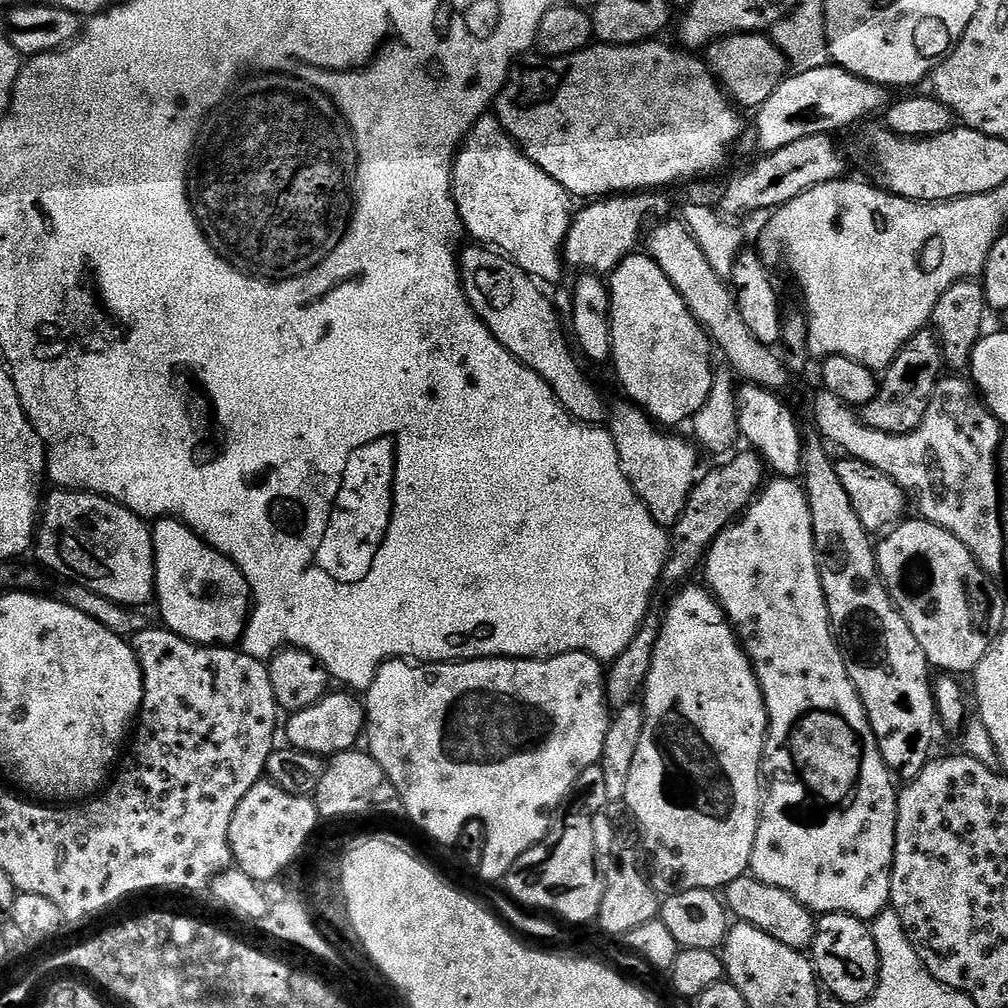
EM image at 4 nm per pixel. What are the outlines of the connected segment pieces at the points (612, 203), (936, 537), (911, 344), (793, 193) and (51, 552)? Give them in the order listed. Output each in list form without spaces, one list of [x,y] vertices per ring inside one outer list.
[[[645,190],[639,194],[617,194],[596,198],[572,218],[568,237],[564,239],[564,262],[569,269],[581,268],[584,274],[611,274],[616,267],[637,251],[650,226],[669,219],[668,200],[664,194]]]
[[[908,518],[895,525],[883,537],[885,540],[875,545],[880,576],[896,609],[906,618],[910,630],[914,630],[914,638],[918,638],[918,646],[922,646],[929,665],[933,669],[941,668],[944,674],[975,673],[978,662],[986,658],[986,650],[990,650],[997,636],[1005,631],[1004,600],[992,585],[995,584],[993,577],[981,570],[965,544],[958,542],[954,534],[942,530],[942,526],[934,526],[923,518],[915,519]]]
[[[928,326],[921,328],[908,339],[906,346],[888,365],[888,381],[885,384],[883,381],[870,403],[859,409],[860,421],[870,426],[870,430],[878,430],[891,436],[905,436],[918,430],[918,426],[922,426],[926,418],[926,410],[930,410],[936,384],[942,379],[940,368],[944,367],[944,358],[940,355],[940,340],[935,331]]]
[[[831,135],[798,138],[798,142],[790,142],[790,146],[782,146],[782,150],[761,155],[745,172],[740,172],[724,188],[720,196],[718,208],[725,217],[752,216],[755,212],[767,213],[769,210],[781,208],[786,202],[798,198],[806,190],[814,186],[822,186],[826,182],[845,179],[848,160],[844,152],[835,144]]]
[[[53,489],[45,497],[34,541],[34,553],[64,580],[87,587],[129,608],[143,607],[155,595],[156,557],[151,527],[121,504],[76,489]]]

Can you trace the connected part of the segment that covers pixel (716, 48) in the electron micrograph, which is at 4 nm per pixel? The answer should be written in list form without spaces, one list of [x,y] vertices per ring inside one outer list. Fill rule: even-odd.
[[[737,32],[712,41],[706,49],[706,63],[712,69],[712,75],[719,80],[721,88],[744,110],[763,106],[789,71],[782,50],[778,50],[771,35],[759,32]]]

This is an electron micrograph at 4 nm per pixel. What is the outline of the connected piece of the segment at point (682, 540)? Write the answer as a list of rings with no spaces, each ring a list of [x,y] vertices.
[[[752,450],[737,451],[731,458],[725,459],[721,468],[708,472],[697,479],[688,495],[686,506],[676,523],[670,528],[670,551],[664,564],[663,583],[680,586],[692,571],[699,569],[706,559],[708,547],[722,534],[722,530],[733,523],[756,499],[766,483],[766,465]]]

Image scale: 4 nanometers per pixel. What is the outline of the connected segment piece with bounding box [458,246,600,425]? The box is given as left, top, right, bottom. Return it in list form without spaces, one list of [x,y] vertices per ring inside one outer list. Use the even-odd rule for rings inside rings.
[[[483,246],[471,247],[465,250],[460,260],[458,280],[464,285],[466,298],[478,318],[511,356],[548,381],[558,402],[562,402],[572,417],[595,425],[600,416],[600,392],[588,381],[587,374],[572,357],[565,325],[564,328],[560,325],[560,316],[543,292],[545,289],[507,256]]]

